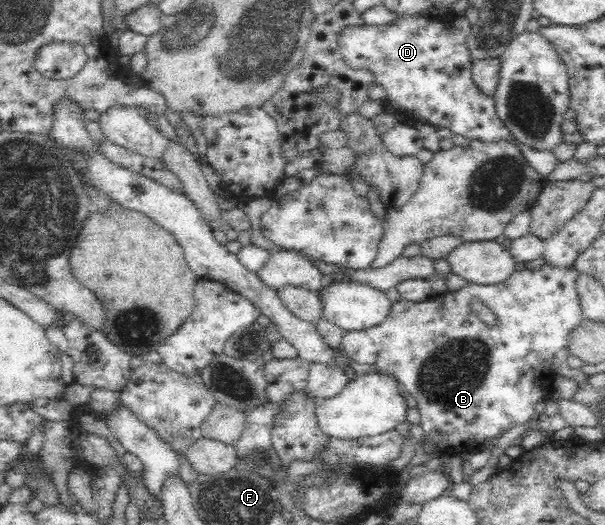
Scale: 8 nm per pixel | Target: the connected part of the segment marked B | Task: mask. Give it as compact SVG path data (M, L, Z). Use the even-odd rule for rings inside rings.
M546 263L540 269L525 268L521 271L515 271L508 279L505 279L502 283L496 283L496 285L480 285L467 282L460 289L444 292L426 301L408 301L401 296L396 303L392 303L392 311L382 323L370 329L345 332L341 339L340 351L343 356L357 363L362 363L362 365L370 365L379 373L394 375L401 382L401 385L418 404L417 409L421 416L420 426L424 431L426 444L435 445L441 454L465 455L470 451L470 447L474 447L474 443L482 445L483 442L510 431L516 425L529 423L532 415L536 413L538 401L544 399L550 393L552 382L556 378L556 373L552 368L554 355L568 343L569 333L583 318L583 310L575 290L577 273L575 264L554 266ZM474 297L478 297L494 313L496 321L494 321L492 327L481 321L470 307L470 301Z

